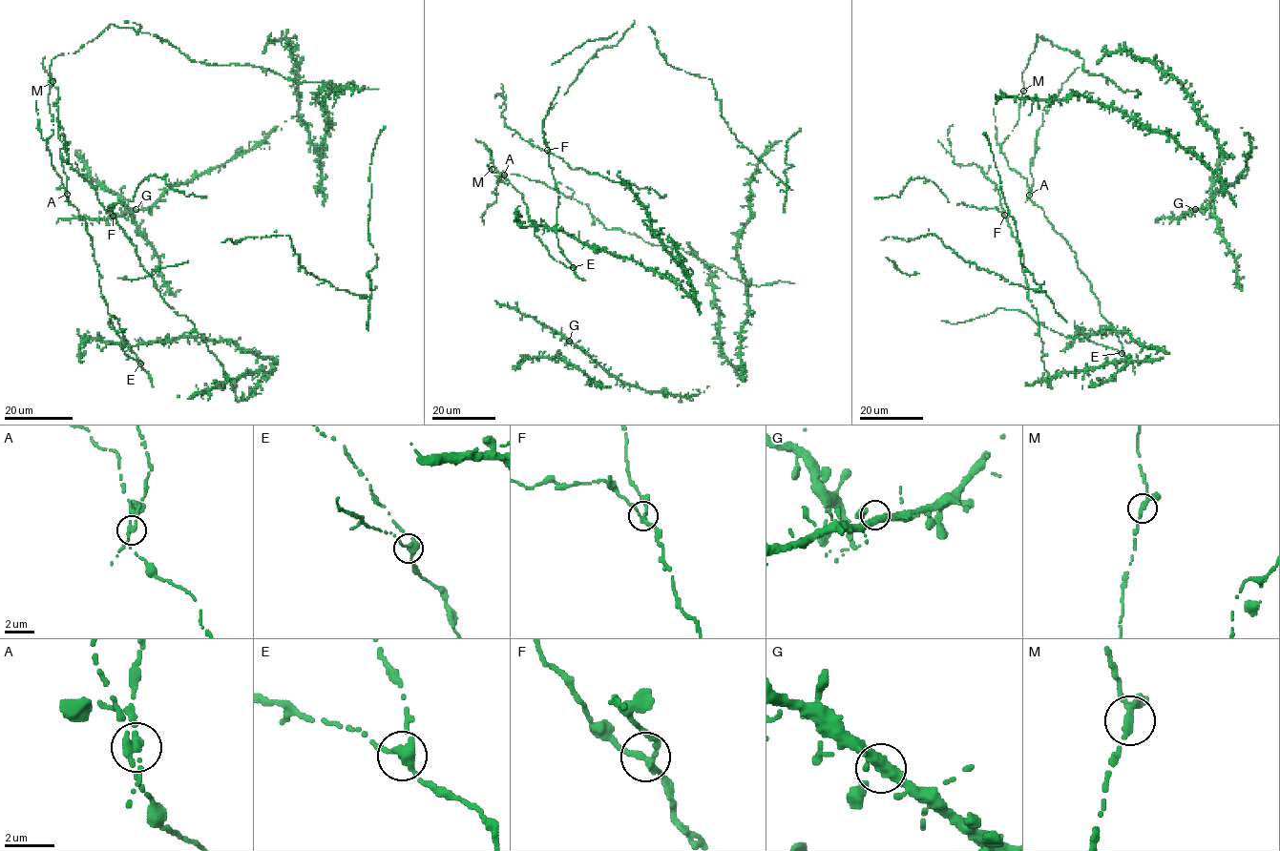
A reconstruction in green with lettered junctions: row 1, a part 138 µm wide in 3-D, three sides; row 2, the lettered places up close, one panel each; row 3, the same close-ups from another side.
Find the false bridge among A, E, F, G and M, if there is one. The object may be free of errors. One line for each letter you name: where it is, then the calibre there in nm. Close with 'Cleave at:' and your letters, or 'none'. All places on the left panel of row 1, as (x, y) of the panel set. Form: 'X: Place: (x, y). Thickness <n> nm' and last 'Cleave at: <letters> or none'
A: Place: (67, 194). Thickness 240 nm
Cleave at: A

